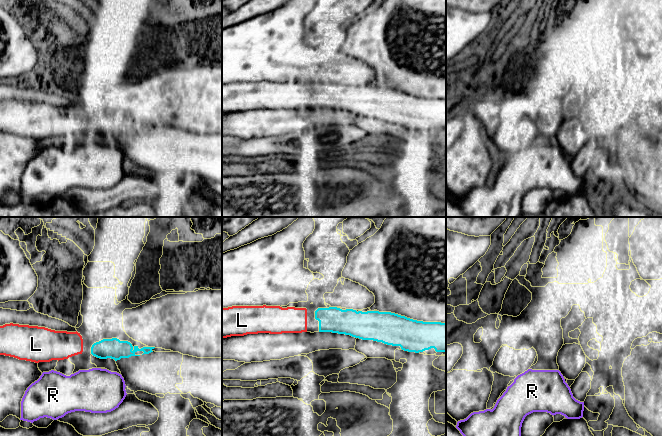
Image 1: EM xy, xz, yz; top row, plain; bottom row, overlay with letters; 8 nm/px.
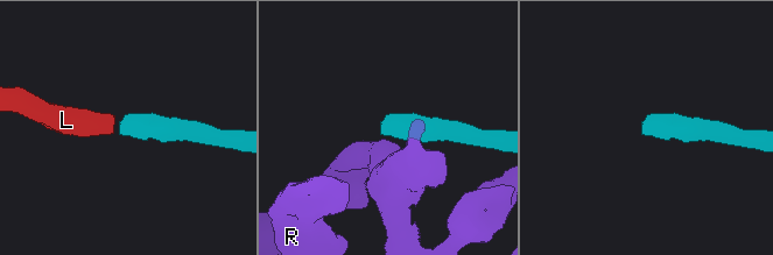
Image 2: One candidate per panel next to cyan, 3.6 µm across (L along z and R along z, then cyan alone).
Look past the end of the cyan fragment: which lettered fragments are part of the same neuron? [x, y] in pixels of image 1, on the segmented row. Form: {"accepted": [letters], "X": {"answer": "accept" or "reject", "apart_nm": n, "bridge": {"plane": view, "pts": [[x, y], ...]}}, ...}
{"accepted": ["L"], "L": {"answer": "accept", "apart_nm": 70, "bridge": {"plane": "xy", "pts": [[91, 347], [82, 347]]}}, "R": {"answer": "reject", "apart_nm": 80, "bridge": {"plane": "xy", "pts": [[100, 358], [100, 368]]}}}

